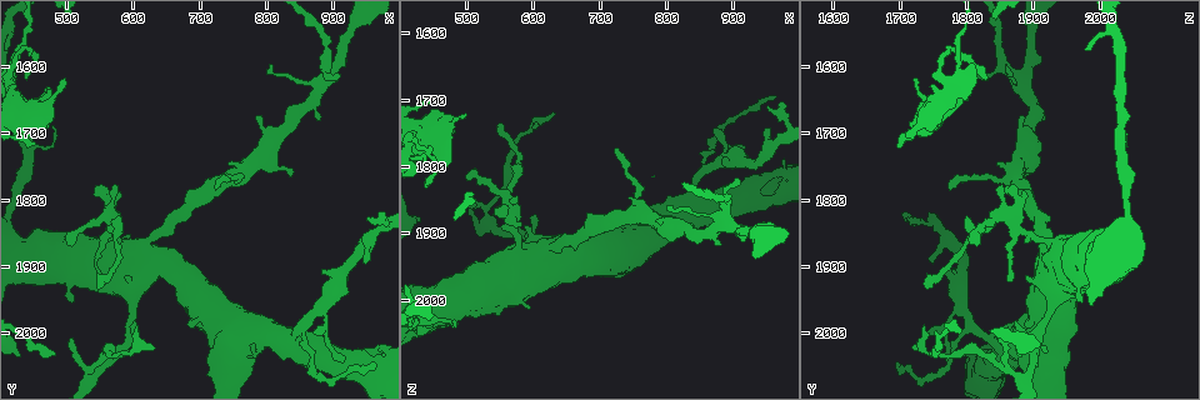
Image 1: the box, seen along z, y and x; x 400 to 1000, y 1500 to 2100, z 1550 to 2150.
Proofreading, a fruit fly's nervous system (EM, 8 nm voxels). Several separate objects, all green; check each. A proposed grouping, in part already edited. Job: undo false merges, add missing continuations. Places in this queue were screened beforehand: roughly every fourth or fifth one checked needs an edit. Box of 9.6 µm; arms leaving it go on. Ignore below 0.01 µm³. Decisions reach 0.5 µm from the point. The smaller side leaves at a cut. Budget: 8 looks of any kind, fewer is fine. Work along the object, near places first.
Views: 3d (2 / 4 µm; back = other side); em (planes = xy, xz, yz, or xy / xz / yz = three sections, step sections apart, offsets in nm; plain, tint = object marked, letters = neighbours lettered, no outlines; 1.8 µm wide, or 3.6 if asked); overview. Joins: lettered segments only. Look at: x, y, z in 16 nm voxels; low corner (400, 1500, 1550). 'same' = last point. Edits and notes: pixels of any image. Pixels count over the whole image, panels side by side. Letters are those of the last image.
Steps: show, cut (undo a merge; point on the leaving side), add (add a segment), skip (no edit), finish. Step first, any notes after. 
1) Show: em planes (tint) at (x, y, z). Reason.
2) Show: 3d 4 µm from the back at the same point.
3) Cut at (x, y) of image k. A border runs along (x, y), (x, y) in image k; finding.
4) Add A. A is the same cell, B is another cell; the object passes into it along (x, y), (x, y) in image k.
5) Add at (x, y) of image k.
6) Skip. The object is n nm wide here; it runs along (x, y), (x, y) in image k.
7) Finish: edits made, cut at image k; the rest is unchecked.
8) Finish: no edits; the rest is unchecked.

Show: em planes (letters) at (480, 2035, 1745). Long arm stops here.

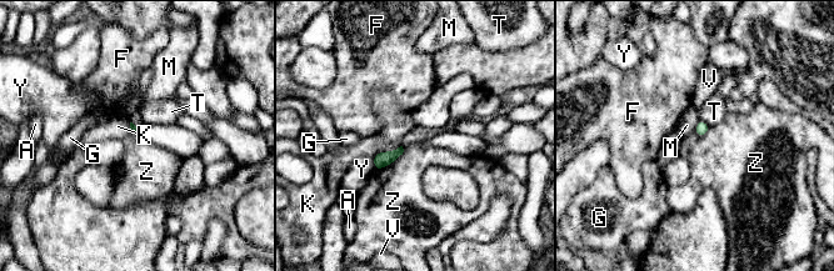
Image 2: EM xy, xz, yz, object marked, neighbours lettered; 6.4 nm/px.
Skip. The longest contact is with Z, 200 nm; A, F, G, K, M, T, V, Y and Z are other cells; a border runs along (403, 146), (403, 152), (381, 167) in image 2; no lettered segment goes on from it.

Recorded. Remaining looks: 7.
Show: em xy step 16 (letters) at (570, 1790, 1860). Free end.

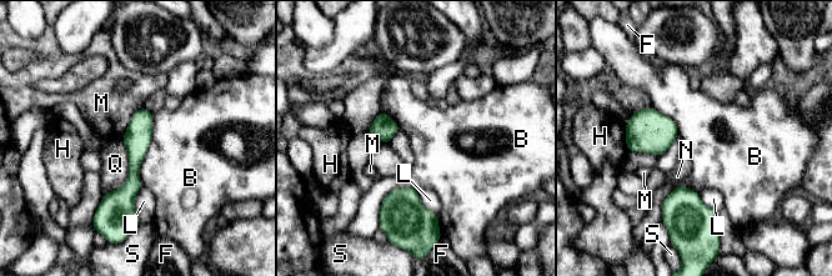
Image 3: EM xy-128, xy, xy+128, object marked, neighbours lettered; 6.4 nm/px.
Show: em planes (letters) at the same point.

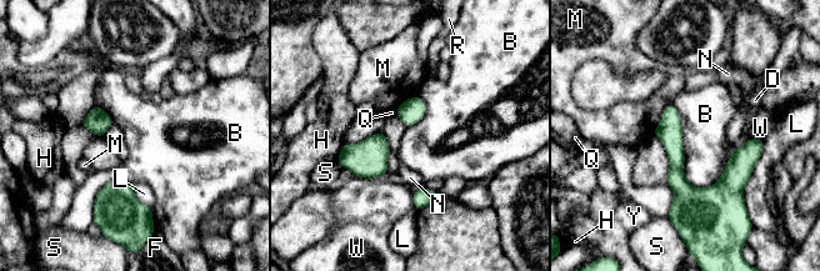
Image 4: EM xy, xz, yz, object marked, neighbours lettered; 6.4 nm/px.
Skip. The longest contact is with B, 600 nm; B, D, F, H, L, M, N, Q, R, S, W and Y are other cells; none of them fits.

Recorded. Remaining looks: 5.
Show: 3d 4 µm from the back at (875, 1960, 1790). Narrows sharply.

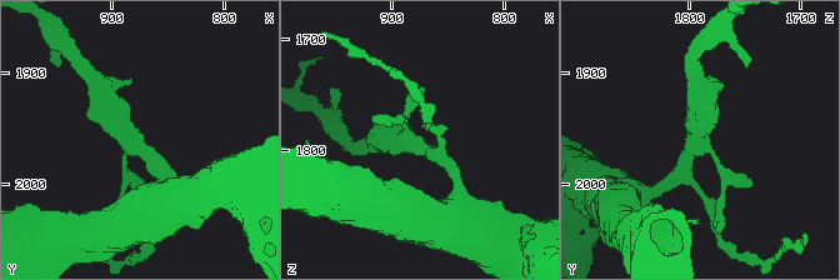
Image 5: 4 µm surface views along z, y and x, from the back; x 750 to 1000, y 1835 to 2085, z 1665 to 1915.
Show: em xy step 16 (tint) at (878, 1966, 1796).

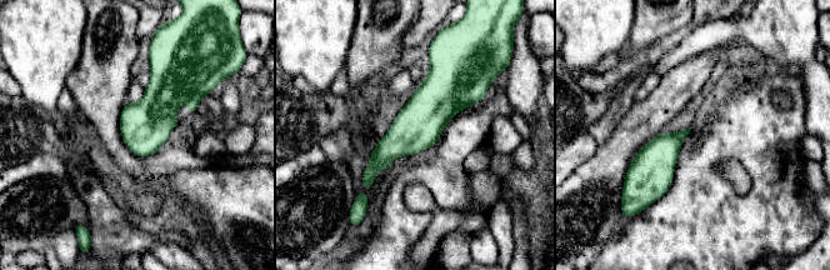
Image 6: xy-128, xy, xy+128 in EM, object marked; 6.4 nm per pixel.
Show: em yz step 4 (letters) at the same point. Cut it another way.

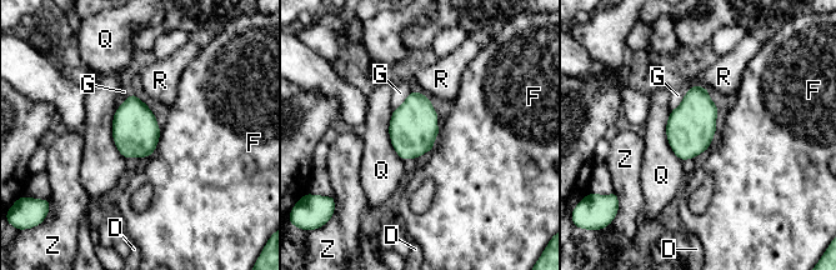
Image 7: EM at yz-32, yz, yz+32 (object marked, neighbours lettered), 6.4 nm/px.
Skip. The object is 300 nm wide here; D, F, G, Q, R and Z are other cells; a border runs along (161, 130), (158, 145), (150, 156) in image 7; all the same cell.

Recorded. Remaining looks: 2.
Finish: no edits; the rest is unchecked.

